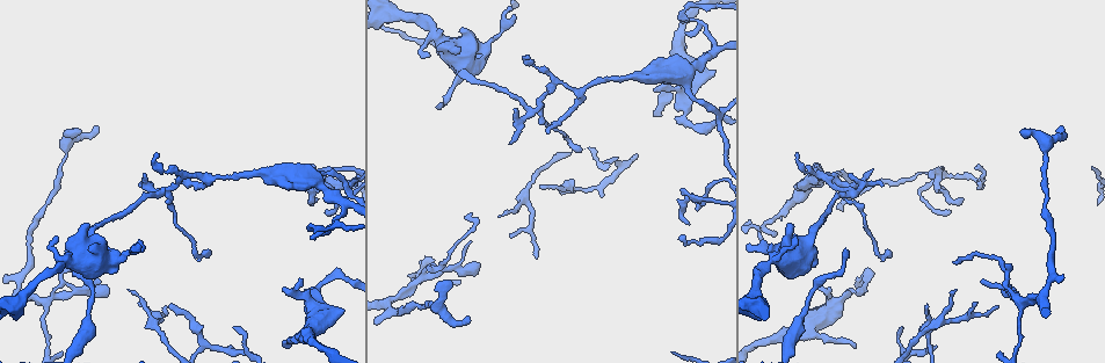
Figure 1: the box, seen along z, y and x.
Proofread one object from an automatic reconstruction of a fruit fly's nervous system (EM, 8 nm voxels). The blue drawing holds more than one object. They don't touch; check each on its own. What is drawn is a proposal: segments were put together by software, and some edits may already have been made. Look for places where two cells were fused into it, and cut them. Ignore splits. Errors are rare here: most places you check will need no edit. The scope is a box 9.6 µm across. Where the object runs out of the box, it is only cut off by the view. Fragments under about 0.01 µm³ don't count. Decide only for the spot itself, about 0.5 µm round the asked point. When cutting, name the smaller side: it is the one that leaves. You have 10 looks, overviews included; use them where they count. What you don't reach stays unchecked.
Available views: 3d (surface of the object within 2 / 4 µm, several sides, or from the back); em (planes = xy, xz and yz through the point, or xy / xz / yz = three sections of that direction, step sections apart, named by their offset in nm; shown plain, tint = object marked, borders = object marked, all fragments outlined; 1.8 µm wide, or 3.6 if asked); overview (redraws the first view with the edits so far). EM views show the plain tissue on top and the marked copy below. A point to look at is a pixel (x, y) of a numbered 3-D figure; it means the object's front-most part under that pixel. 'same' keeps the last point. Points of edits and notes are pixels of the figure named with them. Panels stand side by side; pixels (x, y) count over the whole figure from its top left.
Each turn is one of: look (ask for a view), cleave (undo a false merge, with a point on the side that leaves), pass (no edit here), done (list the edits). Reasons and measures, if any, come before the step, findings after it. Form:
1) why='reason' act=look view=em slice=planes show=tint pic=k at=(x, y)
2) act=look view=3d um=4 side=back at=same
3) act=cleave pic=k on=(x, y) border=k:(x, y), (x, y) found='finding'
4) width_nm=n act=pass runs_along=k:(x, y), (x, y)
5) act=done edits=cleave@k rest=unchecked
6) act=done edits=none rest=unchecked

why='looks like a crossing' act=look view=3d um=4 pic=1 at=(541, 104)

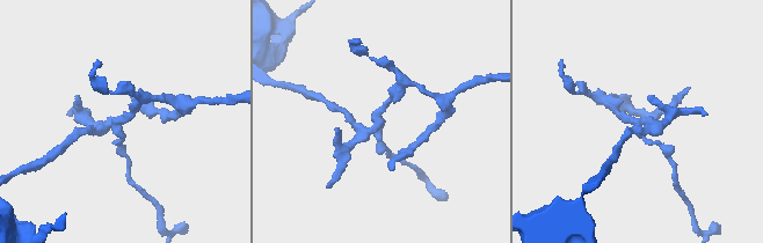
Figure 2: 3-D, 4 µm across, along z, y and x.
arms=4 why='shape alone is not enough' act=look view=em slice=yz step=8 show=tint pic=2 at=(639, 120)

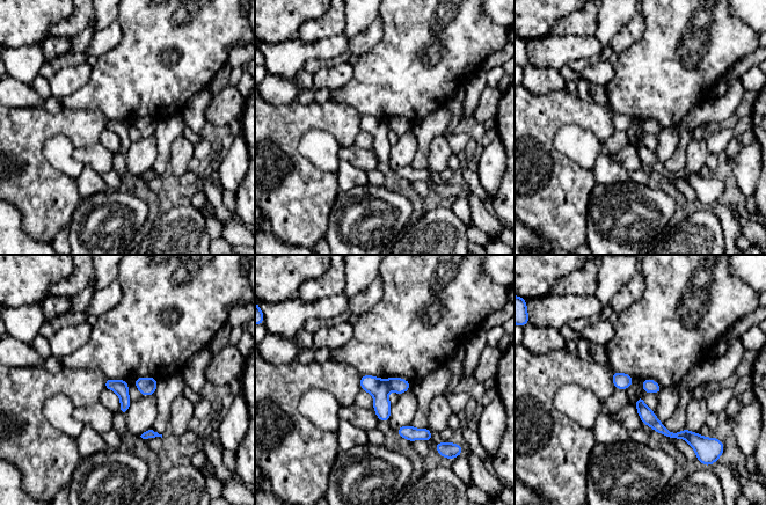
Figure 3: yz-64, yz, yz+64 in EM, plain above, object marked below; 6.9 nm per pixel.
act=cleave pic=3 on=(399, 385) found='two cells meet here'

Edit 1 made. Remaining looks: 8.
why='calibre changes' act=look view=3d um=2 pic=1 at=(853, 289)

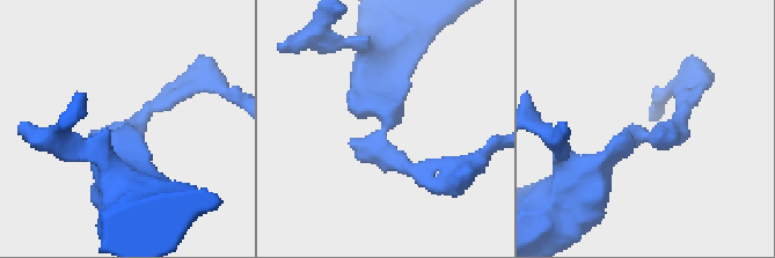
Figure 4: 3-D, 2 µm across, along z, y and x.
why='need the tissue' act=look view=em slice=yz step=16 show=tint pic=4 at=(643, 136)

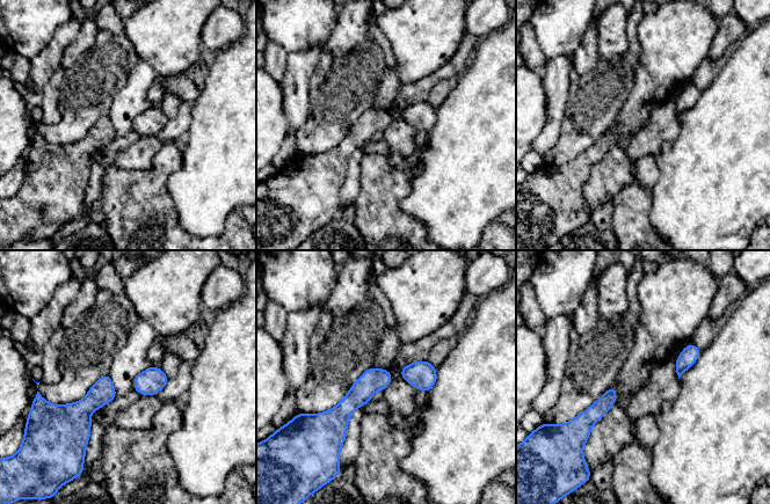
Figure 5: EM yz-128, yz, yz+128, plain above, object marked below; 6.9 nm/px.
why='another direction' act=look view=em slice=planes show=tint at=same

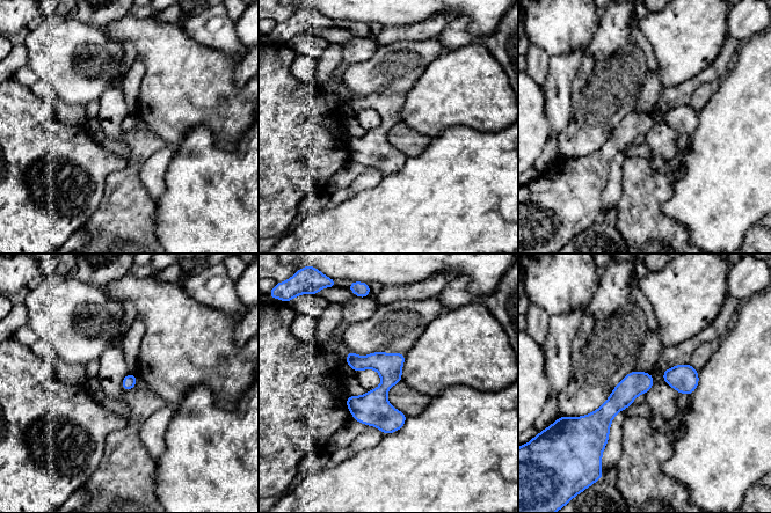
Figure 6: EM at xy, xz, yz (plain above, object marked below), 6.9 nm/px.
act=pass runs_along=6:(349, 354), (385, 373), (382, 411), (397, 426) found='all the same cell'

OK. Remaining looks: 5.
why='looks like a crossing' act=look view=3d um=2 pic=1 at=(53, 299)

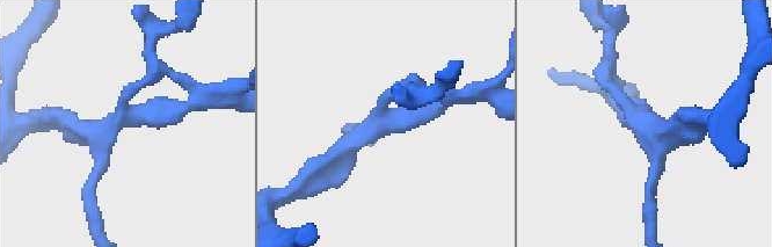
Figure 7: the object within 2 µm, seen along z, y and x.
arms=4 act=look view=em um=3.6 slice=planes show=tint pic=7 at=(639, 117)

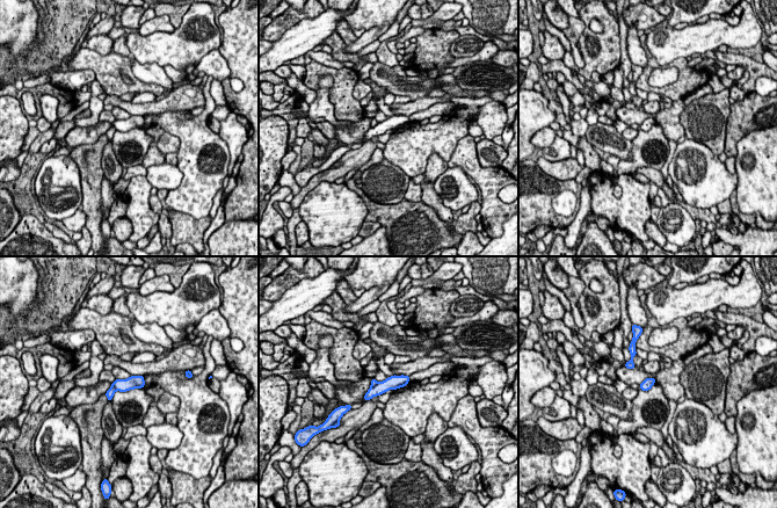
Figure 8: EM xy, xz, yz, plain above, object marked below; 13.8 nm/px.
act=cleave pic=8 on=(374, 382) border=8:(377, 383), (371, 387) found='two cells meet here'

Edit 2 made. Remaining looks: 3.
act=done edits=cleave@3,cleave@8 rest=unchecked

